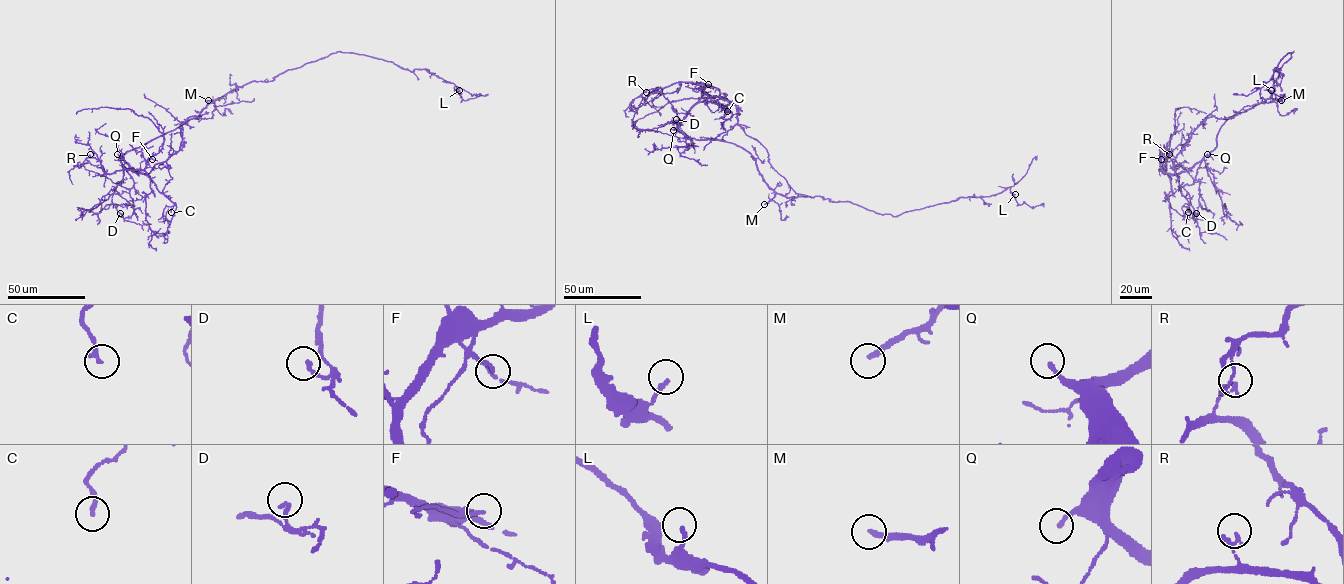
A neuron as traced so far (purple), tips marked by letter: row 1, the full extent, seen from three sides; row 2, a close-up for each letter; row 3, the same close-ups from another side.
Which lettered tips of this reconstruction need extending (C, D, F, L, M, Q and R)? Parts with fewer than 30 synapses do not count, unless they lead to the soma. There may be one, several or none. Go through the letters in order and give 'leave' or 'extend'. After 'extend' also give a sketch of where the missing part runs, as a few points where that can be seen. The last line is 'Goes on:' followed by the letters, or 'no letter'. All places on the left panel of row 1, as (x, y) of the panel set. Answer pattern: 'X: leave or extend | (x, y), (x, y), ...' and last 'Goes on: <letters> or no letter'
C: leave
D: leave
F: leave
L: leave
M: extend | (208, 100), (201, 102), (202, 108), (208, 118), (217, 123)
Q: extend | (117, 154), (109, 149), (65, 147), (58, 156), (54, 175), (47, 179)
R: leave
Goes on: M, Q

